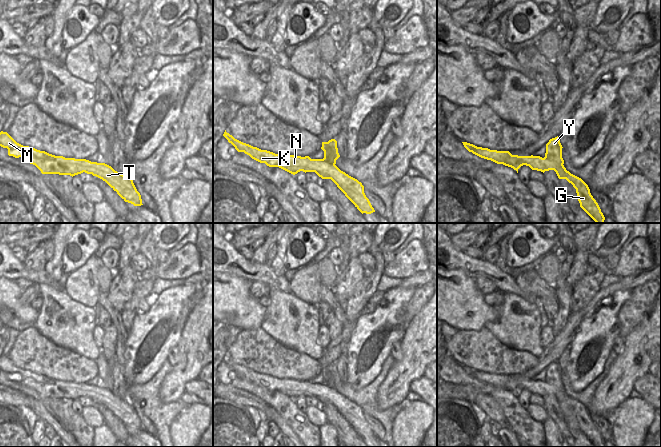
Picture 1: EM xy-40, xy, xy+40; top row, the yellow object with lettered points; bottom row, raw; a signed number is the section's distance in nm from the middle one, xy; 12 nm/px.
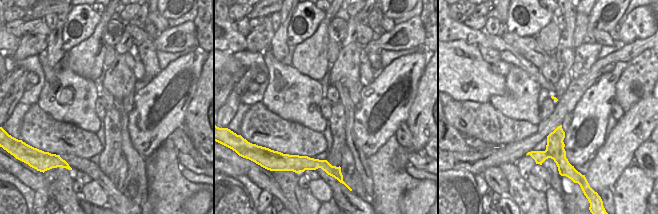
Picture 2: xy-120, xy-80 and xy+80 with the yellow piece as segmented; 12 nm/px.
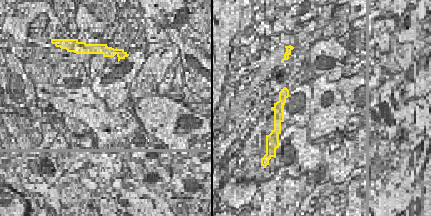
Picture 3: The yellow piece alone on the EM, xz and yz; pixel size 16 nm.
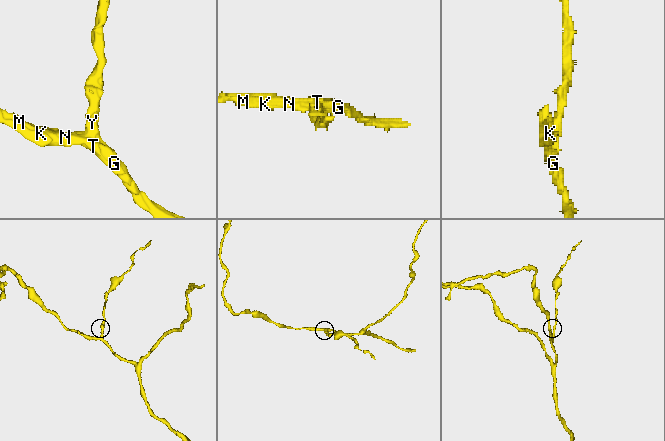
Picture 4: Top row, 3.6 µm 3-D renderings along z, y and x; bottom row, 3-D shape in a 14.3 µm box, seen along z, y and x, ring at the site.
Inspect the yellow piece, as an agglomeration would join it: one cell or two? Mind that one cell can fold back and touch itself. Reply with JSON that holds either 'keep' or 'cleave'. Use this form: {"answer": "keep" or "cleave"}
{"answer": "cleave"}

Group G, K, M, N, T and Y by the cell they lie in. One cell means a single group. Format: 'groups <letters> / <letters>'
groups G K M N T / Y

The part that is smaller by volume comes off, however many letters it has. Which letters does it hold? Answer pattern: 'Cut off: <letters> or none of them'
Cut off: Y

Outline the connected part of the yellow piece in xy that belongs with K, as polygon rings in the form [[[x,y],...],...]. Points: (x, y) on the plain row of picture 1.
[[[226,354],[223,360],[238,376],[244,376],[252,383],[265,387],[269,391],[279,391],[293,399],[300,395],[315,396],[322,403],[331,403],[362,438],[375,436],[364,417],[362,407],[341,395],[335,388],[324,383],[311,383],[309,380],[279,379],[261,374],[235,363]]]

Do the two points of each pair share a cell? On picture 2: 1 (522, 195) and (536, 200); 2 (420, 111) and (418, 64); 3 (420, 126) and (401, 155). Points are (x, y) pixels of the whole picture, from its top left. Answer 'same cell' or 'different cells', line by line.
1: same cell
2: different cells
3: same cell

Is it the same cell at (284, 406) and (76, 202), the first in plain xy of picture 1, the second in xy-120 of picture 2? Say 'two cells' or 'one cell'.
one cell

